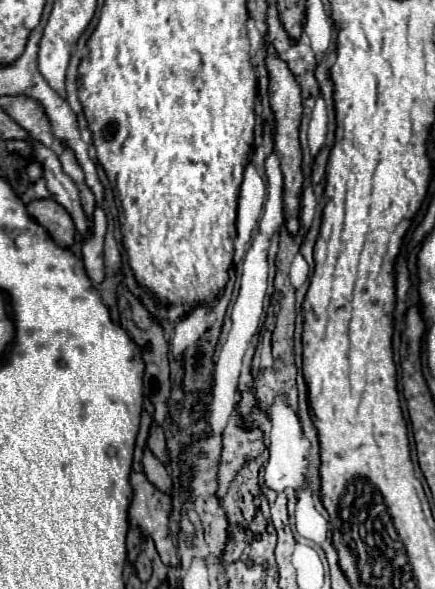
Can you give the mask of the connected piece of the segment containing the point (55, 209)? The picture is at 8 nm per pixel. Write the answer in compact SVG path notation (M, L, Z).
M36 199L28 203L28 213L50 233L56 245L60 247L72 247L74 243L74 223L68 211L50 199Z

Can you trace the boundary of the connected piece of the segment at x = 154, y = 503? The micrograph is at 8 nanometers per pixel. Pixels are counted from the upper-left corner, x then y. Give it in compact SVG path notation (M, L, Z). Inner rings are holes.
M132 473L130 483L134 489L134 499L130 503L130 523L138 525L144 535L152 537L158 549L162 563L178 565L176 545L172 543L168 531L168 515L172 509L172 501L166 493L162 493L156 485L148 481L144 473Z

